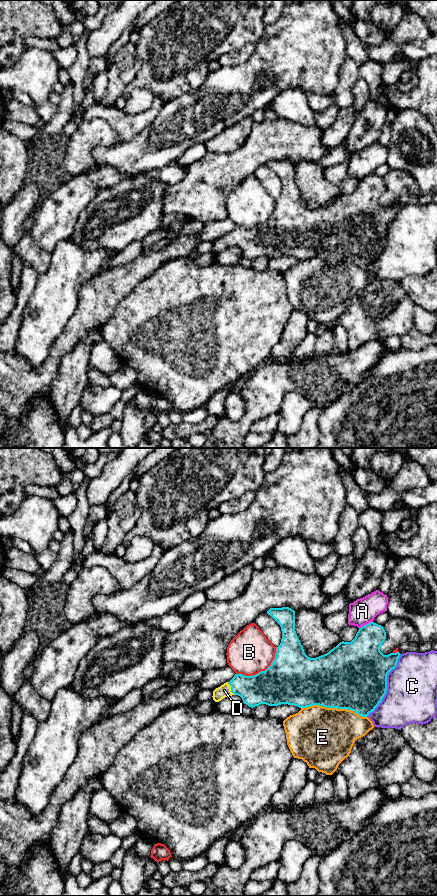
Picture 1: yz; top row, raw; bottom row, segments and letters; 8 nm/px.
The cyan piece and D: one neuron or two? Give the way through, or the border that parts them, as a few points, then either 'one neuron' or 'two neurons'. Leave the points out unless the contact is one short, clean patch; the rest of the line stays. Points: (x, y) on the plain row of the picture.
way yz (262, 240), (231, 241), (224, 242); one neuron

